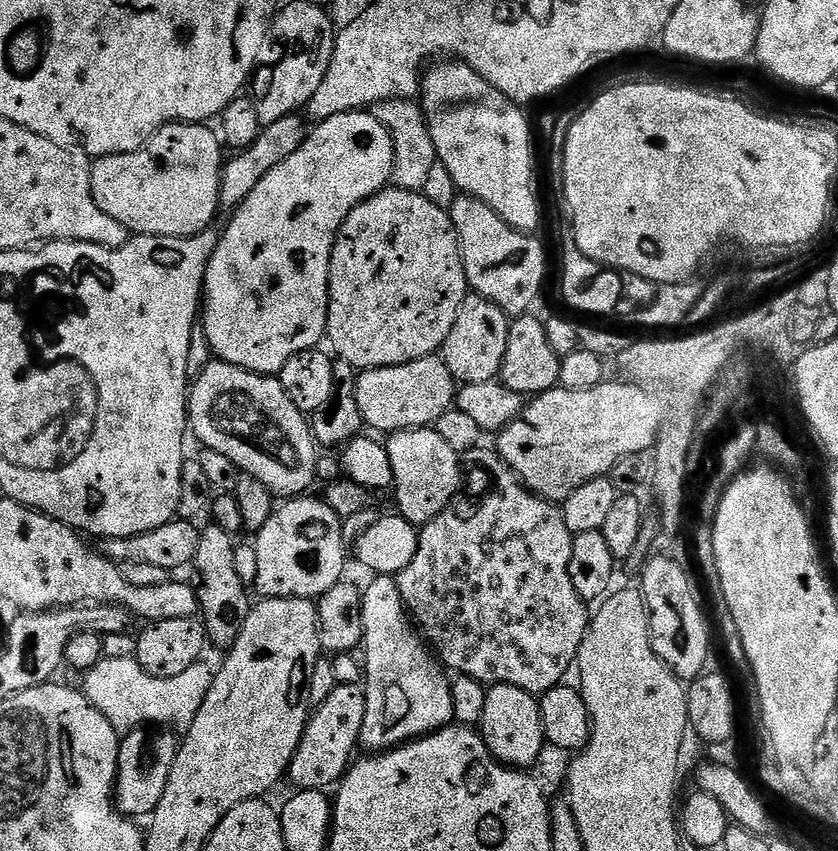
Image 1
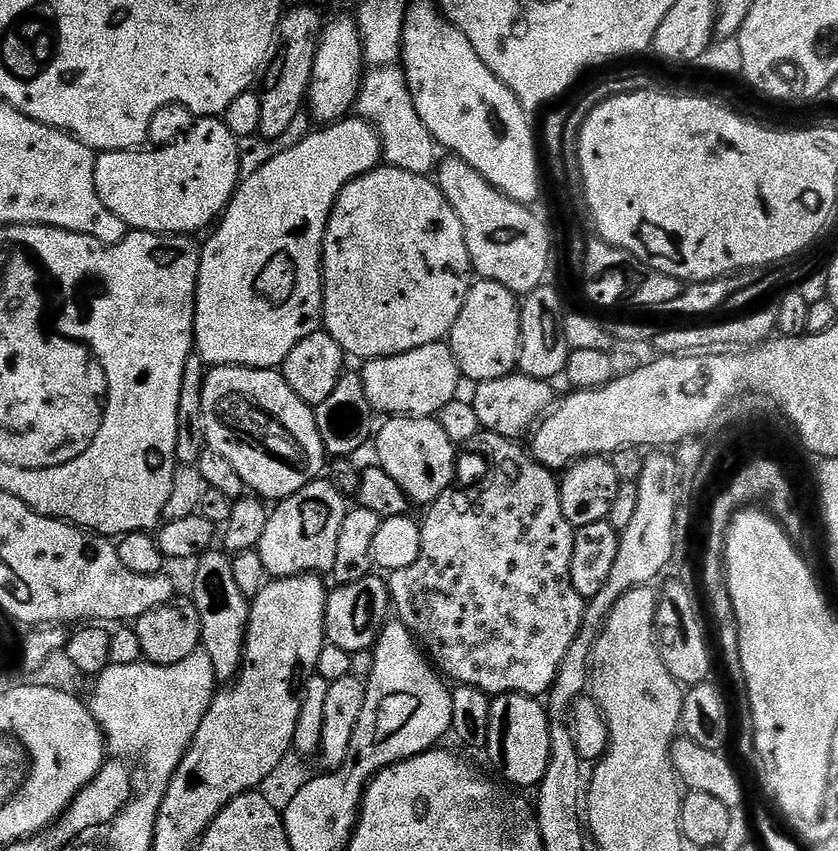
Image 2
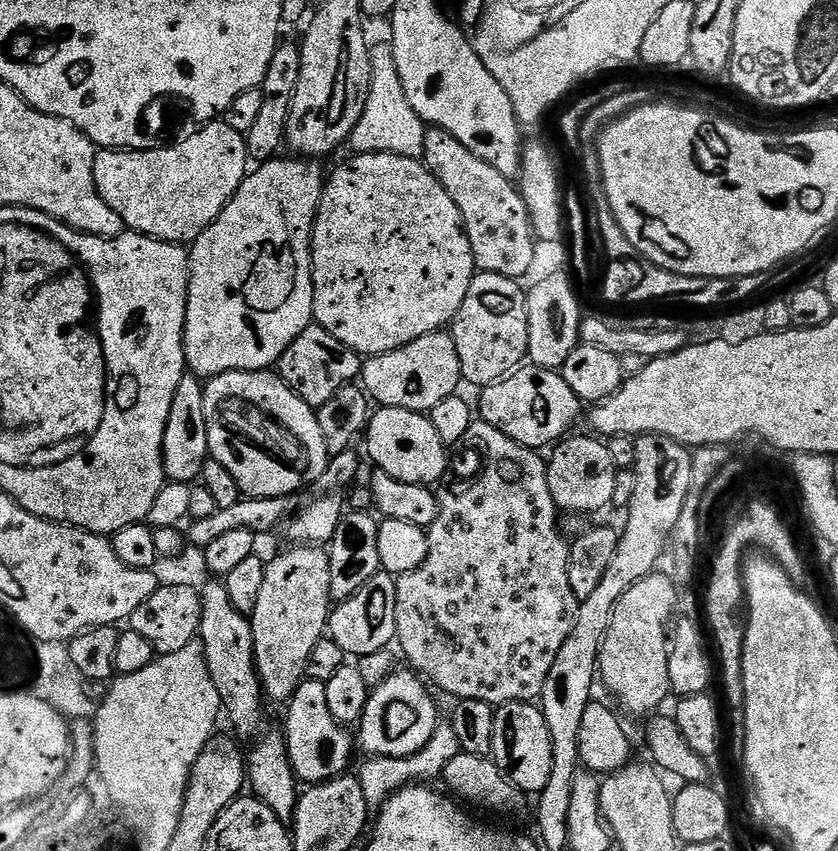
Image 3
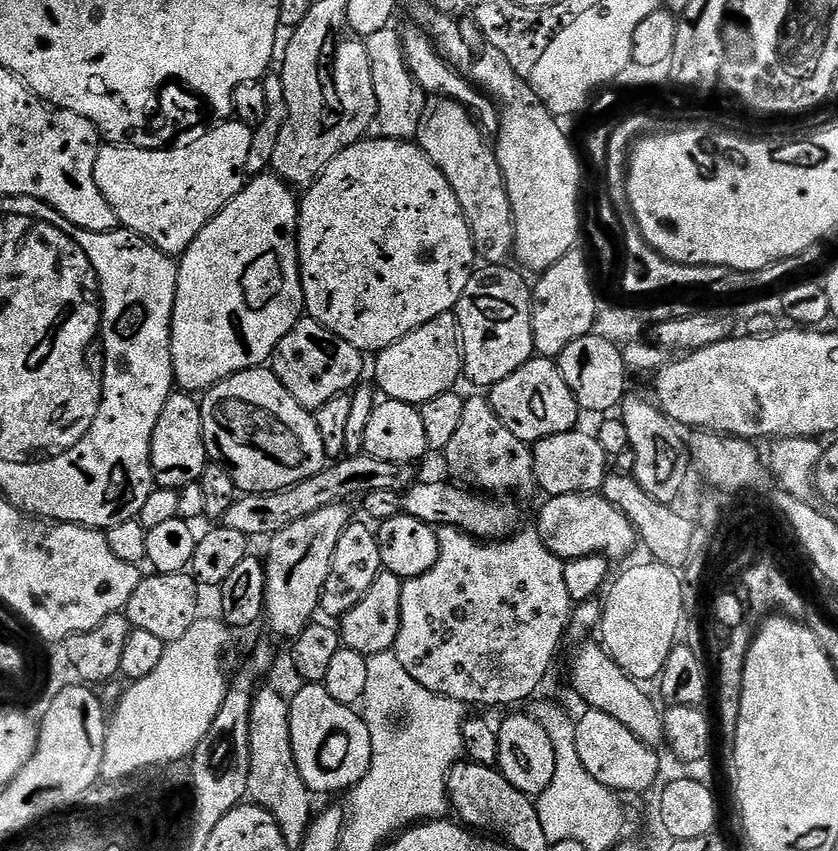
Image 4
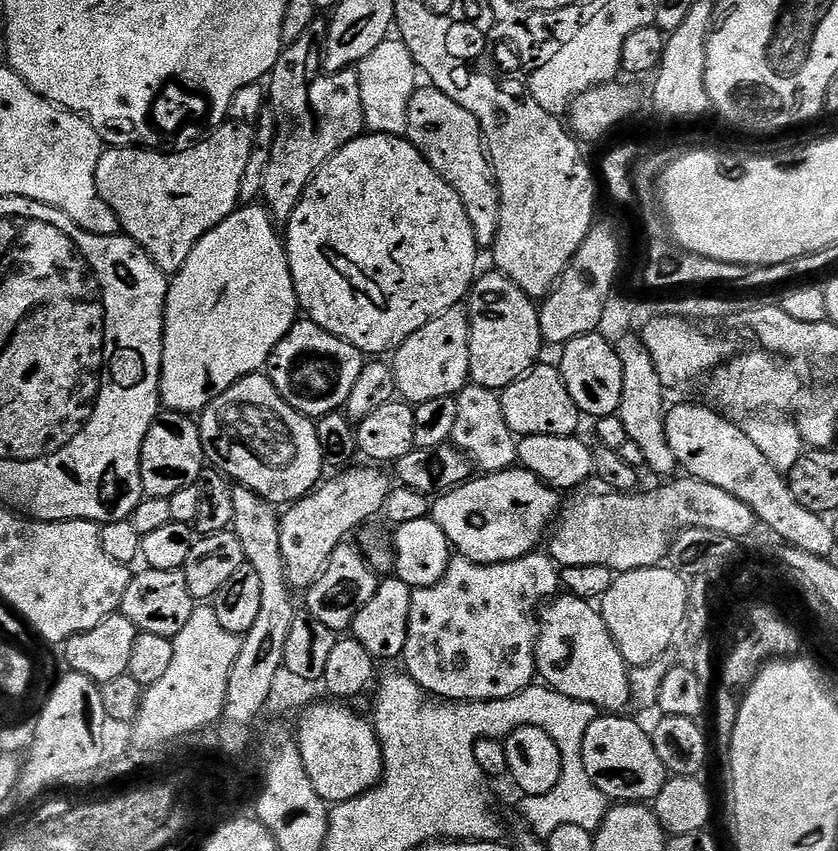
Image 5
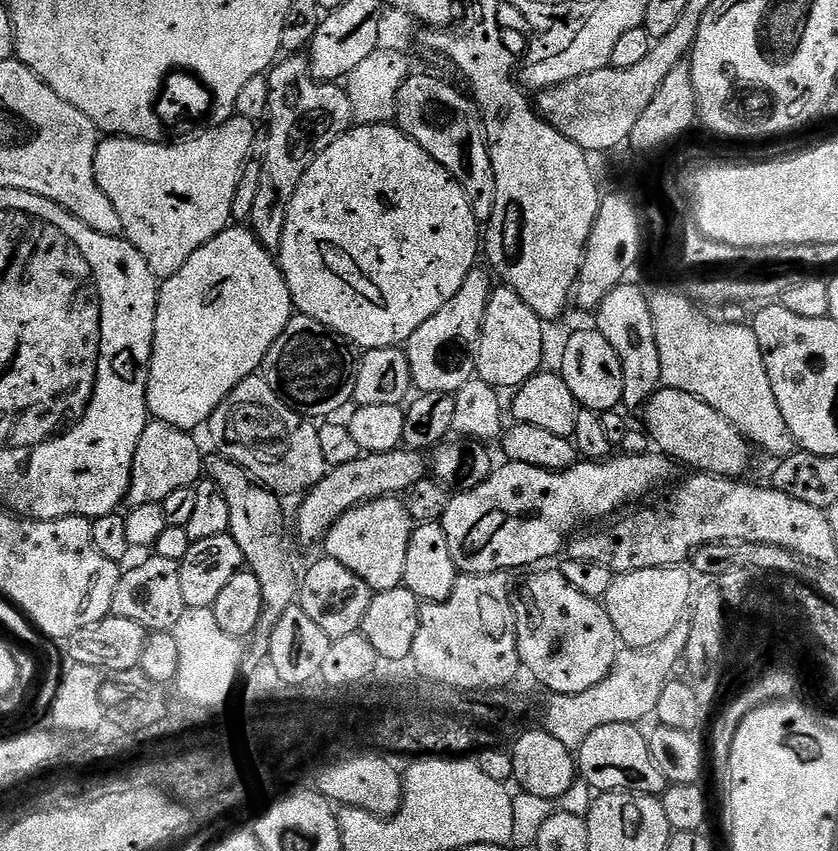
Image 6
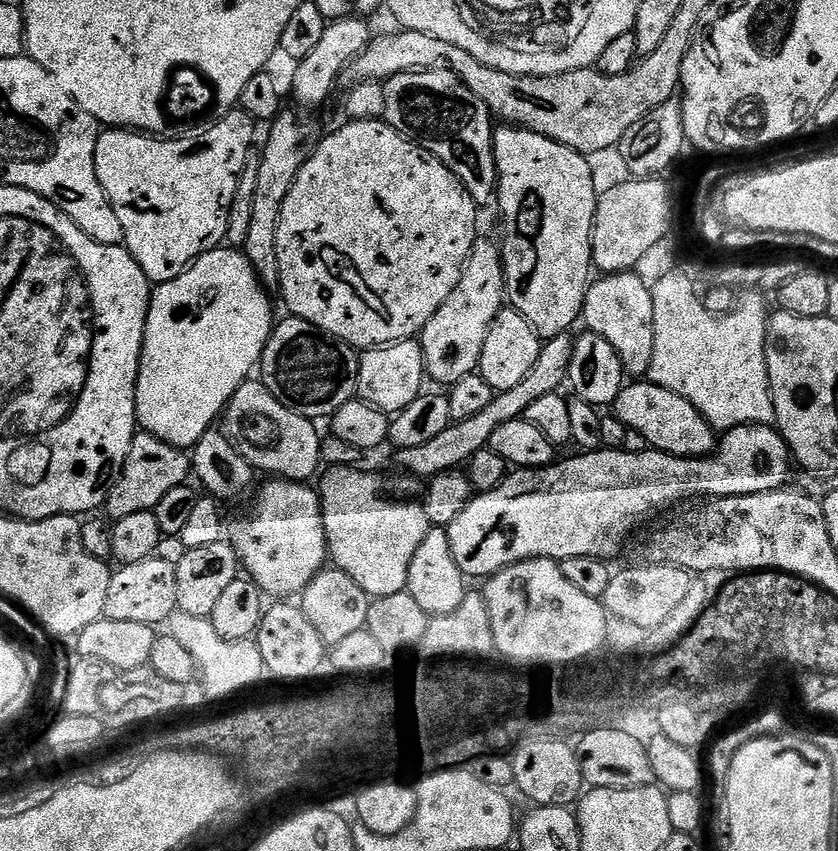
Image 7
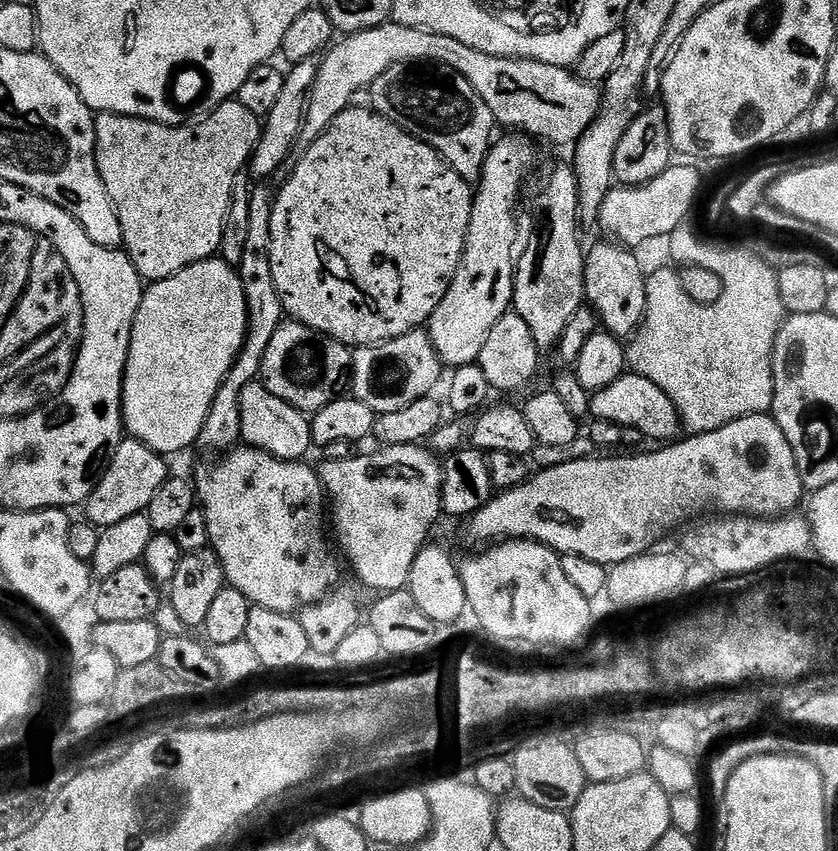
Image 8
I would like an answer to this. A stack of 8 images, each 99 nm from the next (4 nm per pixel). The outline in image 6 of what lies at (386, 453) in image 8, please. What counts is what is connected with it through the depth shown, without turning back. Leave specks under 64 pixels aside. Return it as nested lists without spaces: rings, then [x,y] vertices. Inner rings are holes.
[[[379,496],[377,500],[368,500],[356,508],[351,508],[346,514],[342,514],[342,518],[338,518],[338,522],[334,522],[334,526],[324,537],[322,548],[328,551],[325,552],[327,559],[342,562],[342,566],[346,566],[346,570],[353,572],[358,578],[362,578],[362,582],[366,582],[366,586],[370,586],[373,593],[394,590],[401,587],[404,582],[406,550],[410,546],[413,527],[403,499],[394,496]]]

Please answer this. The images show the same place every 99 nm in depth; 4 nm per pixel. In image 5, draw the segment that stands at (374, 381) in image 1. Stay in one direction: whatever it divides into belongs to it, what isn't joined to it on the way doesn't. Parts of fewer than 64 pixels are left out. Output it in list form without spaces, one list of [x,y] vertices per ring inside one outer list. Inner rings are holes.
[[[457,306],[426,322],[422,330],[410,334],[403,346],[396,349],[391,366],[396,375],[397,393],[413,406],[430,402],[430,398],[446,398],[461,392],[470,380],[470,322],[467,311]]]

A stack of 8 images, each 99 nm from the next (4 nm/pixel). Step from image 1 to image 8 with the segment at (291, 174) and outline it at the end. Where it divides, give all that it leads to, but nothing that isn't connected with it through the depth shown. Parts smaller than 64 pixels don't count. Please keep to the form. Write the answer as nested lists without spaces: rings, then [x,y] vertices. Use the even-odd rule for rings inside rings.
[[[213,258],[194,262],[186,270],[174,274],[165,280],[149,283],[144,290],[142,306],[138,306],[138,314],[134,318],[134,330],[130,334],[130,350],[124,371],[124,393],[122,394],[122,410],[124,411],[124,430],[133,440],[141,440],[150,450],[159,452],[165,458],[172,458],[175,452],[184,452],[188,447],[195,445],[202,434],[202,426],[206,422],[206,414],[210,414],[210,406],[214,402],[214,394],[230,374],[236,356],[244,349],[244,339],[248,333],[248,307],[246,294],[242,290],[239,271],[225,260]]]

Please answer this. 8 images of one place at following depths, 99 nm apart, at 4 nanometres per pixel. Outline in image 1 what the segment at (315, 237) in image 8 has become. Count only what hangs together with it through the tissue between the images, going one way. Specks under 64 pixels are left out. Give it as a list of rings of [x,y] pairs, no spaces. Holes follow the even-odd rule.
[[[389,186],[369,200],[364,200],[350,210],[350,214],[342,222],[338,238],[334,242],[334,250],[330,258],[330,282],[328,283],[328,330],[327,343],[332,343],[331,351],[337,357],[357,370],[369,368],[389,368],[406,362],[414,362],[418,358],[437,355],[443,349],[446,338],[454,326],[454,318],[458,318],[458,310],[462,302],[470,295],[468,279],[464,273],[464,263],[460,257],[460,240],[452,225],[452,217],[445,209],[439,208],[424,196],[423,191],[411,192]]]

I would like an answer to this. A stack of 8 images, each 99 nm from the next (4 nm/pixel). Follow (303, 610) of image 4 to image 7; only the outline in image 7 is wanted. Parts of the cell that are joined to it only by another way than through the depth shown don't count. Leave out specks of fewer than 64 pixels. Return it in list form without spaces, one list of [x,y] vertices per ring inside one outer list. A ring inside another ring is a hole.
[[[568,334],[543,341],[538,354],[538,362],[534,362],[530,374],[526,374],[526,378],[522,378],[522,382],[518,382],[518,386],[505,392],[495,393],[490,406],[486,406],[481,413],[474,414],[474,418],[457,420],[449,424],[446,430],[442,430],[442,434],[430,438],[430,442],[424,443],[423,446],[399,449],[395,455],[397,462],[404,467],[401,469],[417,478],[431,478],[467,465],[472,456],[478,454],[478,450],[488,447],[490,438],[494,434],[494,430],[498,430],[498,426],[506,426],[506,422],[521,419],[524,412],[530,410],[530,406],[534,406],[534,402],[538,402],[538,398],[546,398],[546,394],[560,392],[565,387],[570,370],[573,343],[573,337]]]

